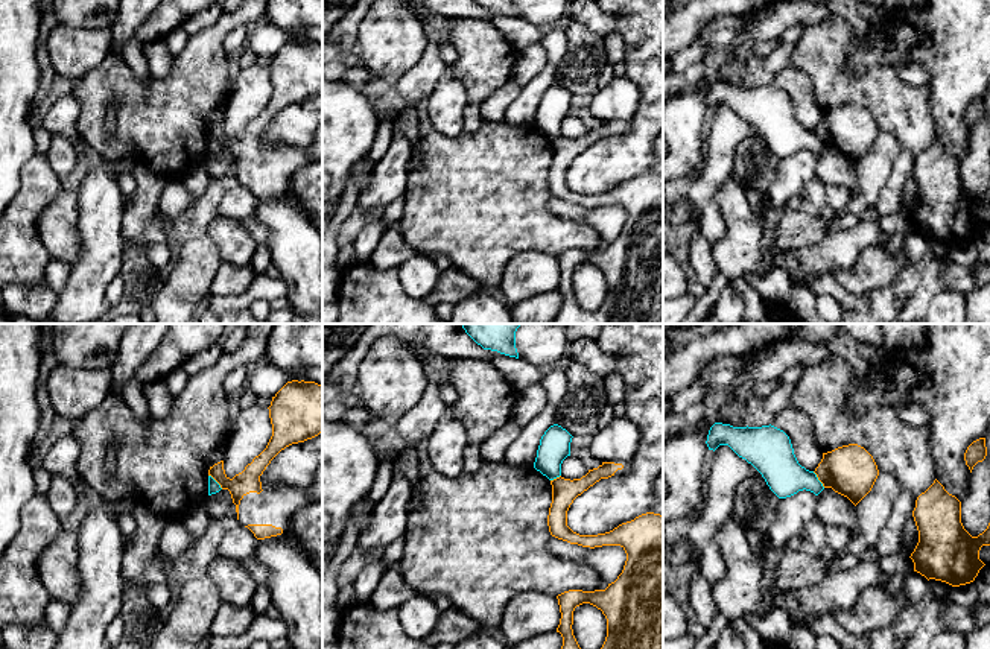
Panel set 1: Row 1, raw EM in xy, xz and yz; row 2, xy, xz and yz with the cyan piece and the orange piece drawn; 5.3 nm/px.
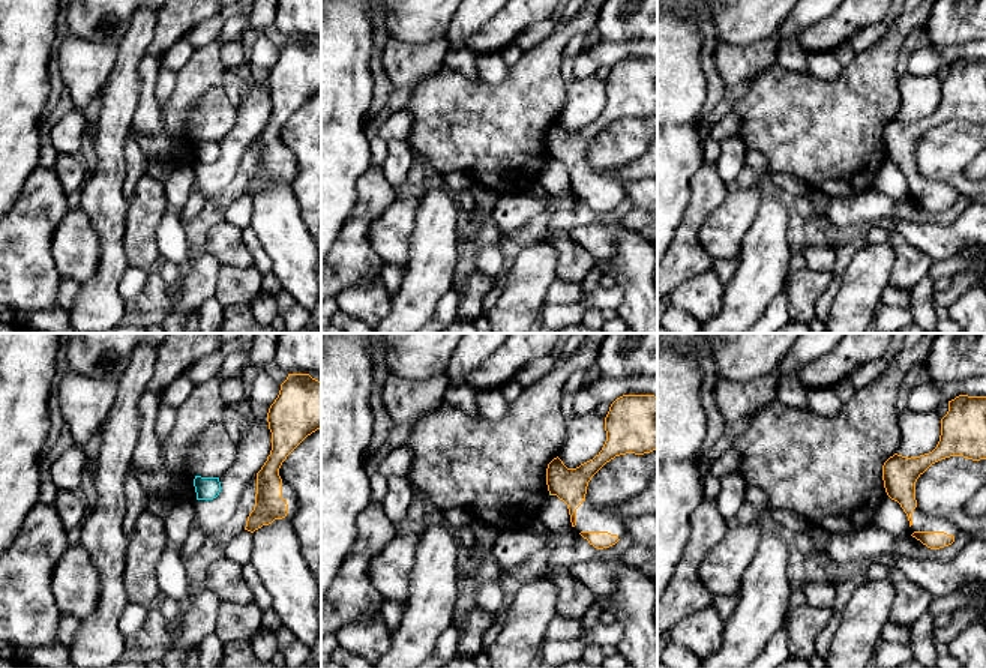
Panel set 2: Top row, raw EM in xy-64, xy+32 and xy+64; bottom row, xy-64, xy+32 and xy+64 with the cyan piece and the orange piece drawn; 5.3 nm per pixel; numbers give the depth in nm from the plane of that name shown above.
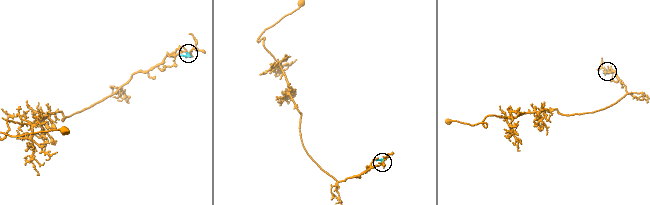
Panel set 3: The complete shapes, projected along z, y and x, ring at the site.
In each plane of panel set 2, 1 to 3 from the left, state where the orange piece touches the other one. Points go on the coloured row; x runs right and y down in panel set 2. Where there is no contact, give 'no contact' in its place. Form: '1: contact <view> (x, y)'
1: no contact
2: no contact
3: no contact

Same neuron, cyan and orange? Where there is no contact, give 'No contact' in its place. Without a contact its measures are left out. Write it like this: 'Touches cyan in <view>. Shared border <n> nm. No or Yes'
Touches cyan in yz. Shared border 110 nm. No

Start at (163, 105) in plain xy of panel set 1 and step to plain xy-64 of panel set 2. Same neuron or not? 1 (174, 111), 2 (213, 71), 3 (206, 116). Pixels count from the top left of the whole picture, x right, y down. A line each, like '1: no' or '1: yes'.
1: yes
2: yes
3: no

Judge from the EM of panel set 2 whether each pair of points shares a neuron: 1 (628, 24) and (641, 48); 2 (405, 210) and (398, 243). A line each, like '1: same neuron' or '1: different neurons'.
1: different neurons
2: same neuron

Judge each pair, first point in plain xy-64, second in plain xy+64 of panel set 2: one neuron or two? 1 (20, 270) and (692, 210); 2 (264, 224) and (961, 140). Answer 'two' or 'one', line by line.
1: one
2: two

